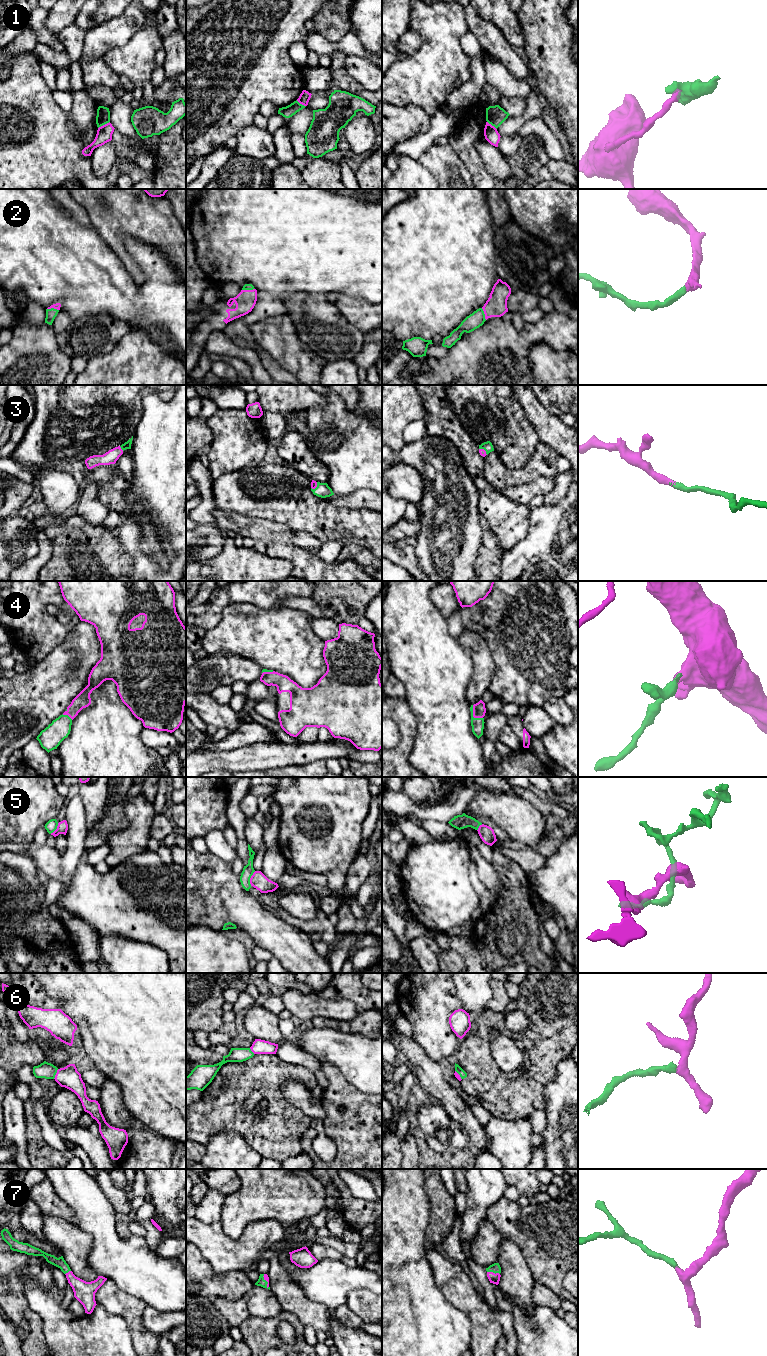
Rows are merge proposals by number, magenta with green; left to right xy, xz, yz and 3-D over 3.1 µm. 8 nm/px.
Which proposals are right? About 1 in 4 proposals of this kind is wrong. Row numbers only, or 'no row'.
2, 3, 4, 6, 7

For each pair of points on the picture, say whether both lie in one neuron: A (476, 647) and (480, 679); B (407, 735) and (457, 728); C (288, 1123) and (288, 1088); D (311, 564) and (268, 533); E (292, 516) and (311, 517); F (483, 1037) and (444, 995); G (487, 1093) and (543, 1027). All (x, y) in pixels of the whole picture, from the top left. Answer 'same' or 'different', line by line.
A: same
B: different
C: different
D: different
E: same
F: different
G: same

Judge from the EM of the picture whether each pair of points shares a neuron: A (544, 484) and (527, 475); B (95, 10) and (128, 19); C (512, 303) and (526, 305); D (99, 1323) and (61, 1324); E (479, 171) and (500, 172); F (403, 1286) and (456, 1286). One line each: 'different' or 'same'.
A: different
B: different
C: same
D: same
E: different
F: different

